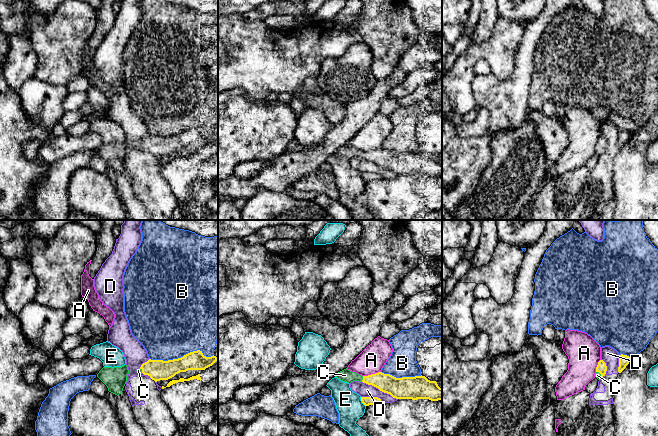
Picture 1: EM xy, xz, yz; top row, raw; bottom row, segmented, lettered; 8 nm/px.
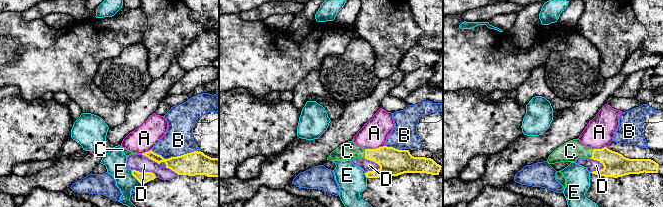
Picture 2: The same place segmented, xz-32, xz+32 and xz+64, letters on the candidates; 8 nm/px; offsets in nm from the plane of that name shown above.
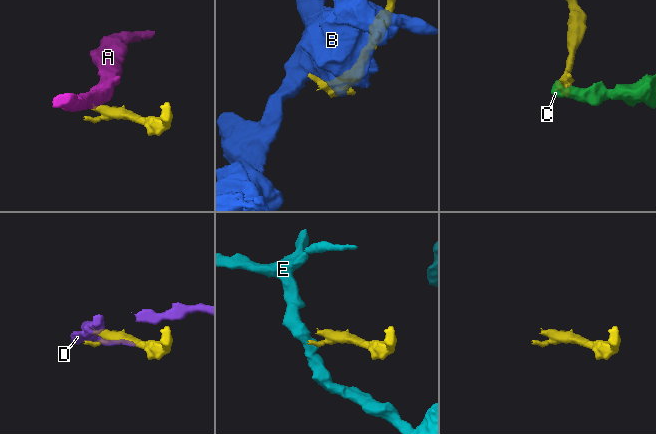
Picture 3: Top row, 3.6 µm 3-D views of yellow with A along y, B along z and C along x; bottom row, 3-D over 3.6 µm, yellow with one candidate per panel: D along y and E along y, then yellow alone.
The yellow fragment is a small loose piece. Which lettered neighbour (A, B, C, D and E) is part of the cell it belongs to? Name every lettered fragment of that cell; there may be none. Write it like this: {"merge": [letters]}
{"merge": ["C"]}

